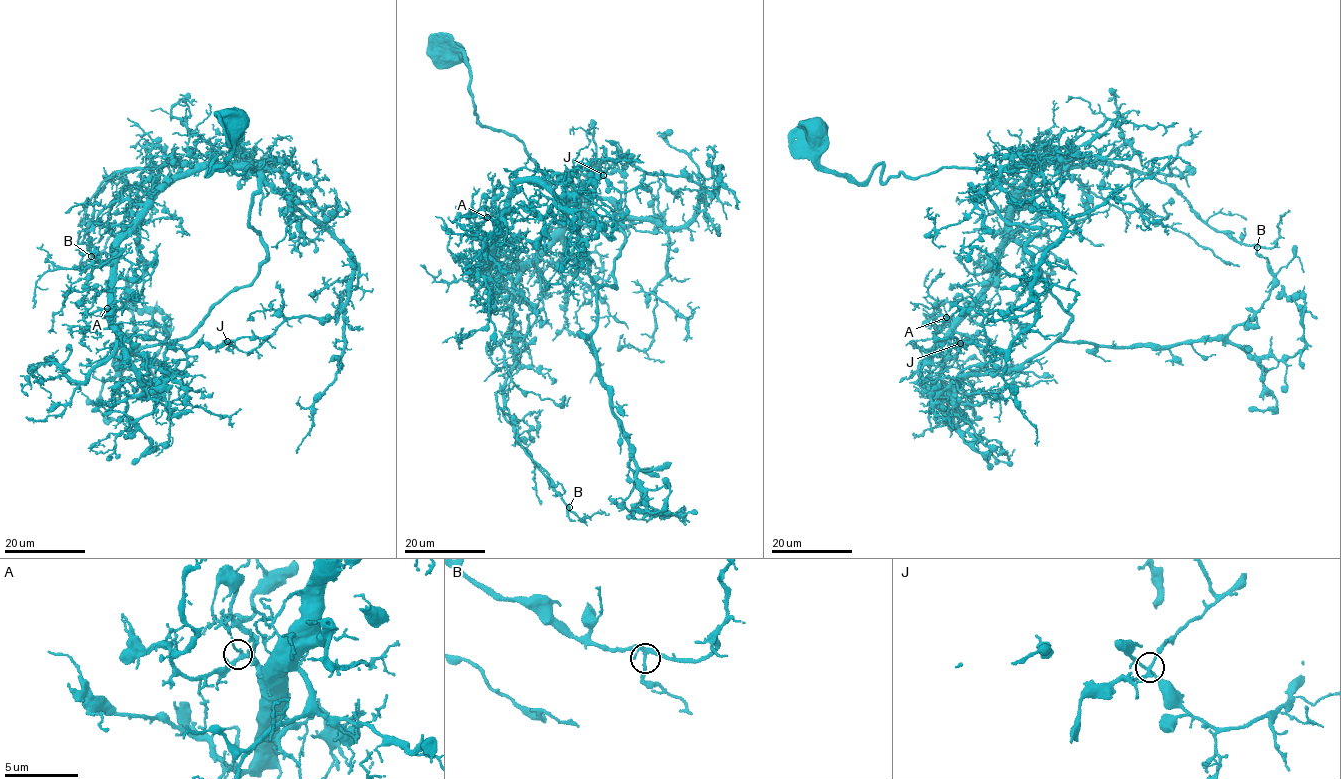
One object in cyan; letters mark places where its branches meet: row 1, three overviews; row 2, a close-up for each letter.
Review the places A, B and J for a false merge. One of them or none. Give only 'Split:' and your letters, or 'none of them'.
Split: J

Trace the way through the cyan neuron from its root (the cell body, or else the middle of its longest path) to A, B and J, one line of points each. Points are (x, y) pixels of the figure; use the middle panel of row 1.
A: (455, 53), (477, 121), (520, 139), (563, 210), (546, 246), (509, 266), (487, 263), (498, 237), (487, 217)
B: (455, 53), (477, 121), (520, 139), (563, 210), (515, 285), (516, 364), (503, 394), (518, 442), (569, 507)
J: (455, 53), (477, 121), (520, 139), (562, 205), (679, 227), (706, 191), (603, 175)

